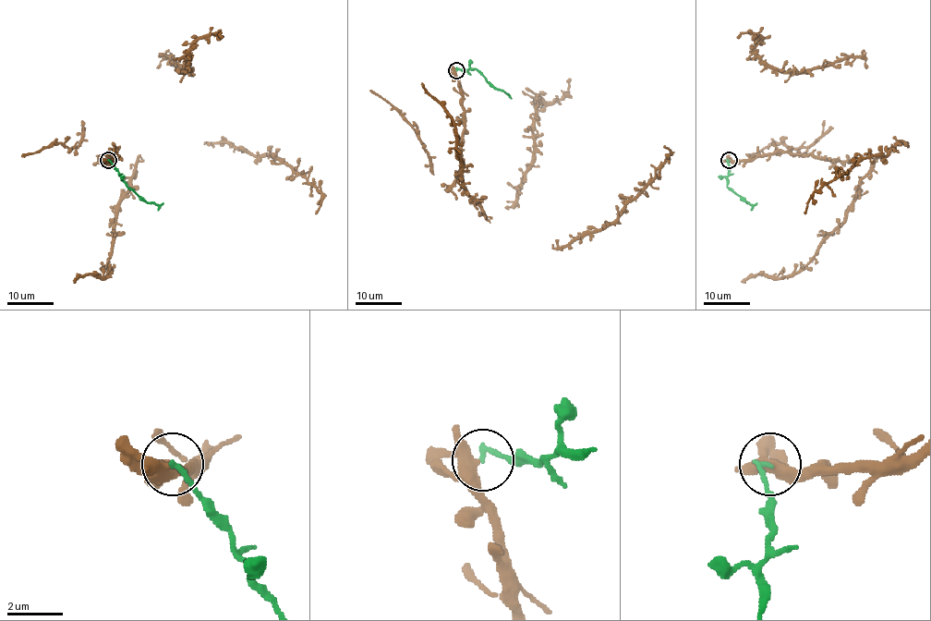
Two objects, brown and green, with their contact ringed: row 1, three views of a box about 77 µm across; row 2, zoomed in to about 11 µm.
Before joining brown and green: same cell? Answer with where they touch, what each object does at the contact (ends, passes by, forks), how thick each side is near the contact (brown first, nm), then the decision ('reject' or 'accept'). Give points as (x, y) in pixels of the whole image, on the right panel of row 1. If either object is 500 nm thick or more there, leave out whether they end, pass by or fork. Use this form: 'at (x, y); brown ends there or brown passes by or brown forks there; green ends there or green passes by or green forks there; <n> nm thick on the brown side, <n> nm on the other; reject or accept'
at (729, 160); brown forks there; green ends there; 360 nm thick on the brown side, 160 nm on the other; reject

